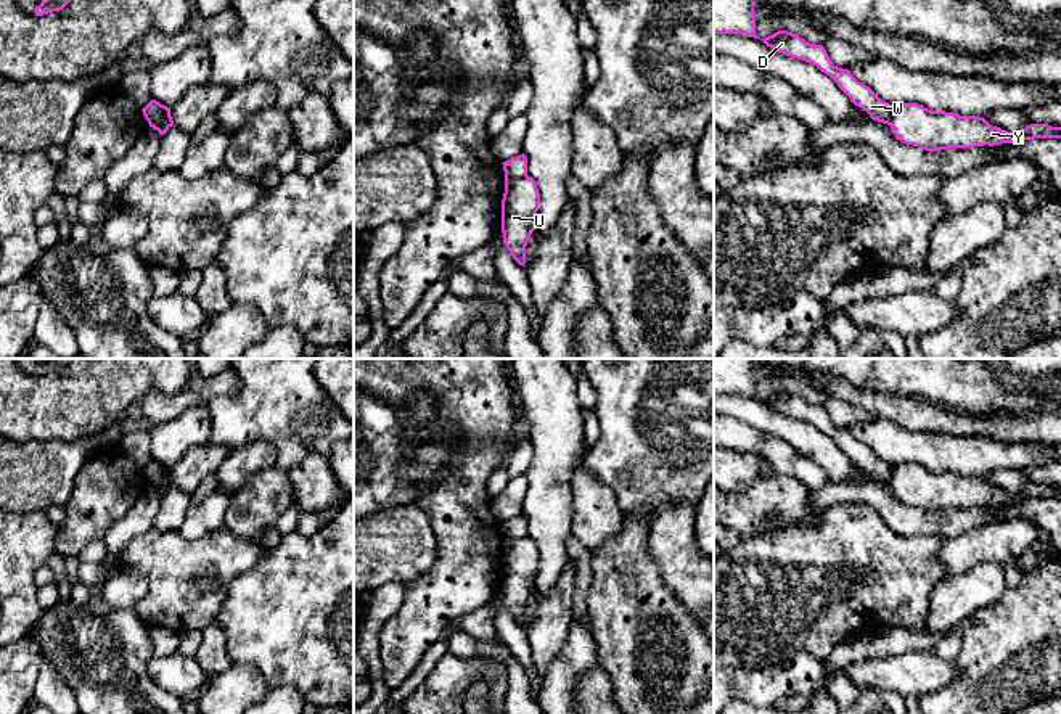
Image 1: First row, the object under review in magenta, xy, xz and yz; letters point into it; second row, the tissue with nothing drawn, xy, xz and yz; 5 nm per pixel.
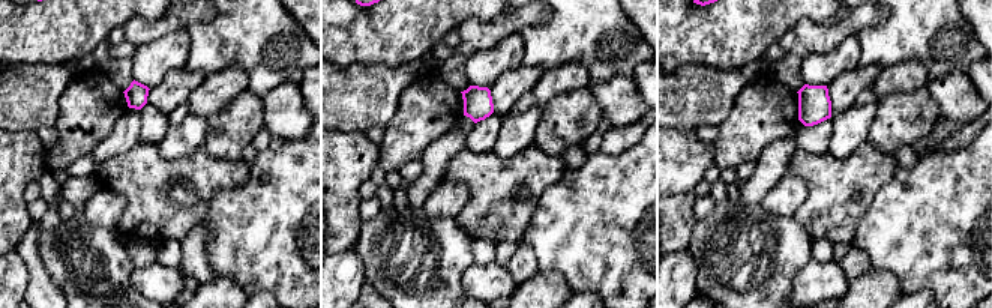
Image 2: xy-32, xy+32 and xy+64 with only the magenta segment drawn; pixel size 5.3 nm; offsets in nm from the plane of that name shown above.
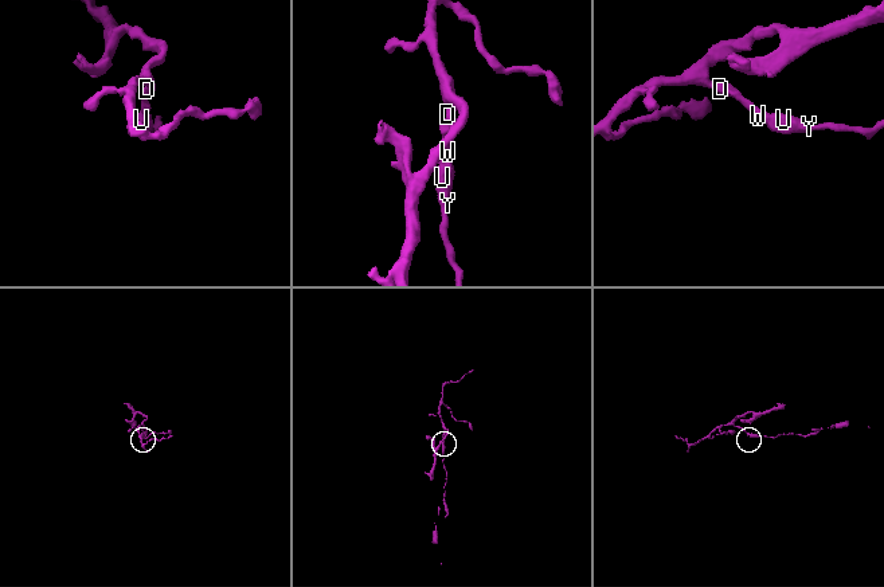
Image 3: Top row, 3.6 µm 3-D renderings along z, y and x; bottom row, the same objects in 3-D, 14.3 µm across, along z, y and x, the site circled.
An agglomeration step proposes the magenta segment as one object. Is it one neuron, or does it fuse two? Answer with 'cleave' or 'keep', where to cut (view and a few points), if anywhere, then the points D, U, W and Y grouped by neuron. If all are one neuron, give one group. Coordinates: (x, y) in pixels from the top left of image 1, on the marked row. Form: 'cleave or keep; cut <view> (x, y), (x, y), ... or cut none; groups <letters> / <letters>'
cleave; cut xz (526, 174), (512, 179), (505, 185); groups D W / U Y

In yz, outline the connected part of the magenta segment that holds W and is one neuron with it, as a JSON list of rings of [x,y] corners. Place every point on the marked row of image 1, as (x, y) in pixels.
[[[778,31],[760,40],[778,53],[817,66],[838,84],[855,106],[866,111],[873,121],[891,125],[894,106],[858,82],[849,69],[834,66],[823,45],[809,43],[788,31]]]

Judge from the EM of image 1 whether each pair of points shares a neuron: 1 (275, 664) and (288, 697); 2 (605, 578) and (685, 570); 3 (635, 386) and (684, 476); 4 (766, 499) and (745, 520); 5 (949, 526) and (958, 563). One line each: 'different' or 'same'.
1: different
2: different
3: same
4: same
5: different

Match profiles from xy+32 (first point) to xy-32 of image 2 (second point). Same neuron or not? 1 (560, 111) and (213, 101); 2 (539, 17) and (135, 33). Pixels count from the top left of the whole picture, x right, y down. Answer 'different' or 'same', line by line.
1: different
2: same

